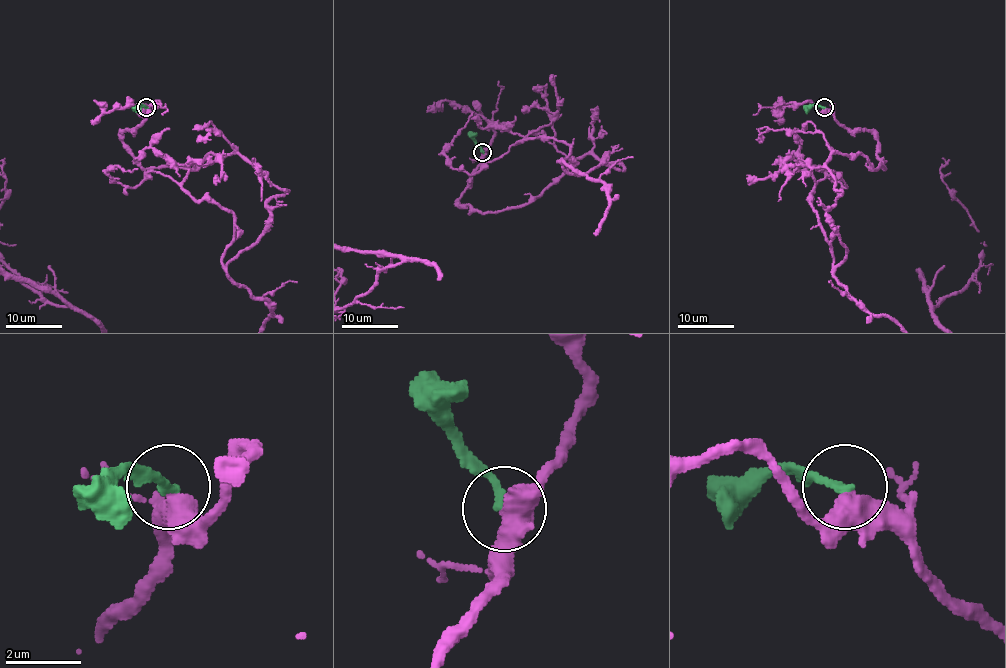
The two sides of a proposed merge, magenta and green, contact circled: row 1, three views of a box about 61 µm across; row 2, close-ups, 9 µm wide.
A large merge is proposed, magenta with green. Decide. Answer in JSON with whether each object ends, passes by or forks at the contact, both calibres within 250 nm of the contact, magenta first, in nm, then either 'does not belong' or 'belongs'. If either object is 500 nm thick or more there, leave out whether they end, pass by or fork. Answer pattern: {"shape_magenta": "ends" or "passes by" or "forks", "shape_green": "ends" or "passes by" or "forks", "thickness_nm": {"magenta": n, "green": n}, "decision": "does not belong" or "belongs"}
{"thickness_nm": {"magenta": 650, "green": 240}, "decision": "does not belong"}

